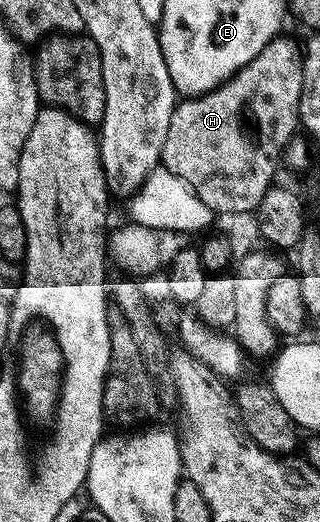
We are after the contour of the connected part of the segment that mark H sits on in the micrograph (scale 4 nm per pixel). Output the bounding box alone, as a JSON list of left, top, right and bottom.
[162,35,303,214]

